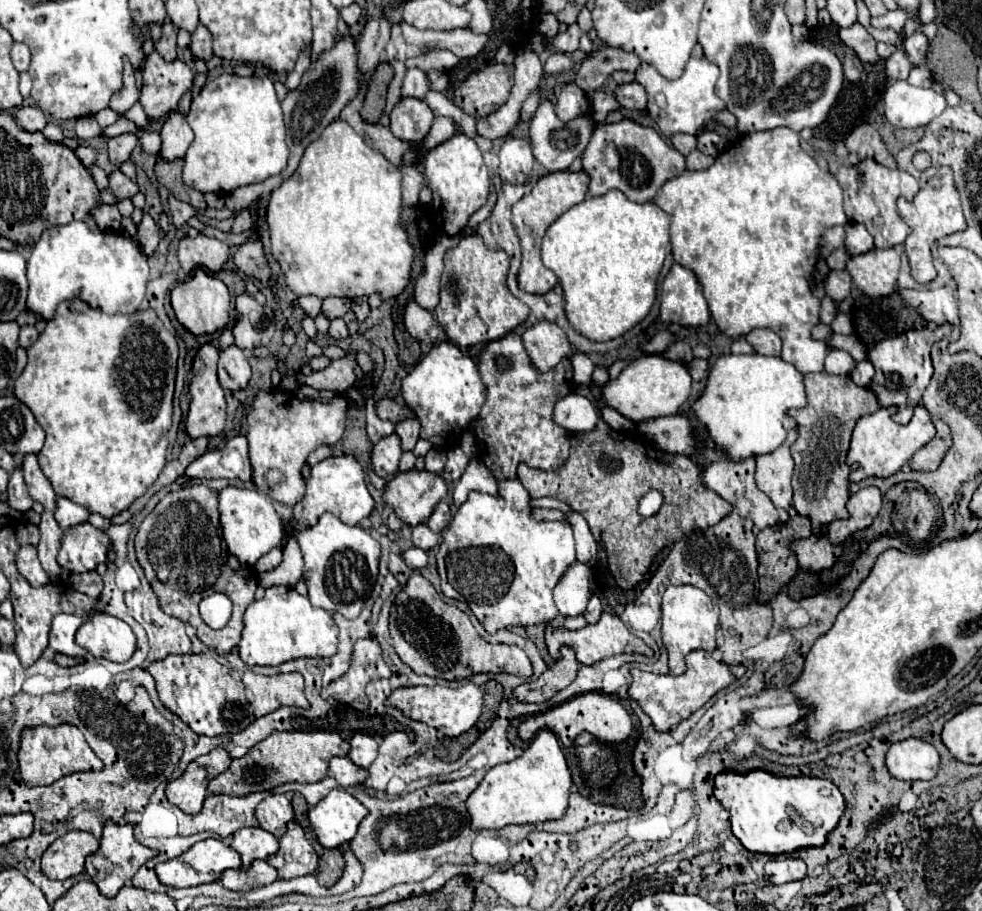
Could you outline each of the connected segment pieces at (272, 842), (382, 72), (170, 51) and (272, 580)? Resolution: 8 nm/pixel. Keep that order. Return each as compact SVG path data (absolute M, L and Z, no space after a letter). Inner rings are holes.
M241 828L233 834L233 844L231 844L243 860L243 866L249 868L253 860L267 860L269 856L277 854L279 842L277 838L263 830L263 828Z
M381 62L375 68L373 78L369 80L367 86L367 94L365 94L365 102L361 108L361 118L369 124L377 124L383 108L385 108L385 94L387 94L387 86L393 80L393 68L387 62Z
M165 18L165 22L163 22L163 36L161 36L159 42L155 44L155 50L157 50L165 60L173 60L173 58L175 58L175 40L177 40L177 32L175 32L171 20Z
M289 538L285 548L283 548L281 566L273 572L259 573L259 584L263 588L269 588L269 586L289 586L289 588L293 588L297 584L297 580L303 578L301 572L303 572L303 556L299 552L297 540Z

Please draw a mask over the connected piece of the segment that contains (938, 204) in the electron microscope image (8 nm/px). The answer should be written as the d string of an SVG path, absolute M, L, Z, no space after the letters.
M943 166L939 168L941 176L931 178L919 192L917 196L909 202L905 198L897 200L899 206L899 216L911 226L911 234L905 240L905 252L909 256L909 264L911 264L911 274L919 284L929 284L937 272L933 268L933 260L931 260L931 244L937 242L943 236L949 236L953 232L961 232L965 230L965 218L961 212L961 200L959 200L959 192L955 188L953 182L953 172Z

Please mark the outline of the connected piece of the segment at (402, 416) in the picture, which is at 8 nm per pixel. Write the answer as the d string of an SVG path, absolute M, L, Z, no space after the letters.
M383 398L381 402L377 402L375 410L377 410L377 416L381 420L389 420L393 424L399 424L407 418L417 418L417 414L409 406L399 406L397 402L393 402L389 398Z

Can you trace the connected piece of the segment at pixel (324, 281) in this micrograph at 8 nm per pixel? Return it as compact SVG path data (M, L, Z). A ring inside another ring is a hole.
M343 120L331 122L323 130L319 140L315 140L307 146L307 150L301 158L301 164L299 164L297 172L293 174L293 178L285 180L277 190L273 190L271 202L269 202L269 208L267 208L267 222L269 222L269 232L271 232L271 250L273 250L275 260L281 264L287 286L297 296L313 294L313 296L319 296L319 298L327 298L327 296L355 298L355 296L371 296L373 292L379 292L383 300L395 298L407 286L409 272L411 272L411 262L413 262L413 248L407 242L407 232L397 224L399 222L399 212L401 212L401 172L391 162L387 162L381 152L369 148L361 140L361 136L347 122L343 122Z

